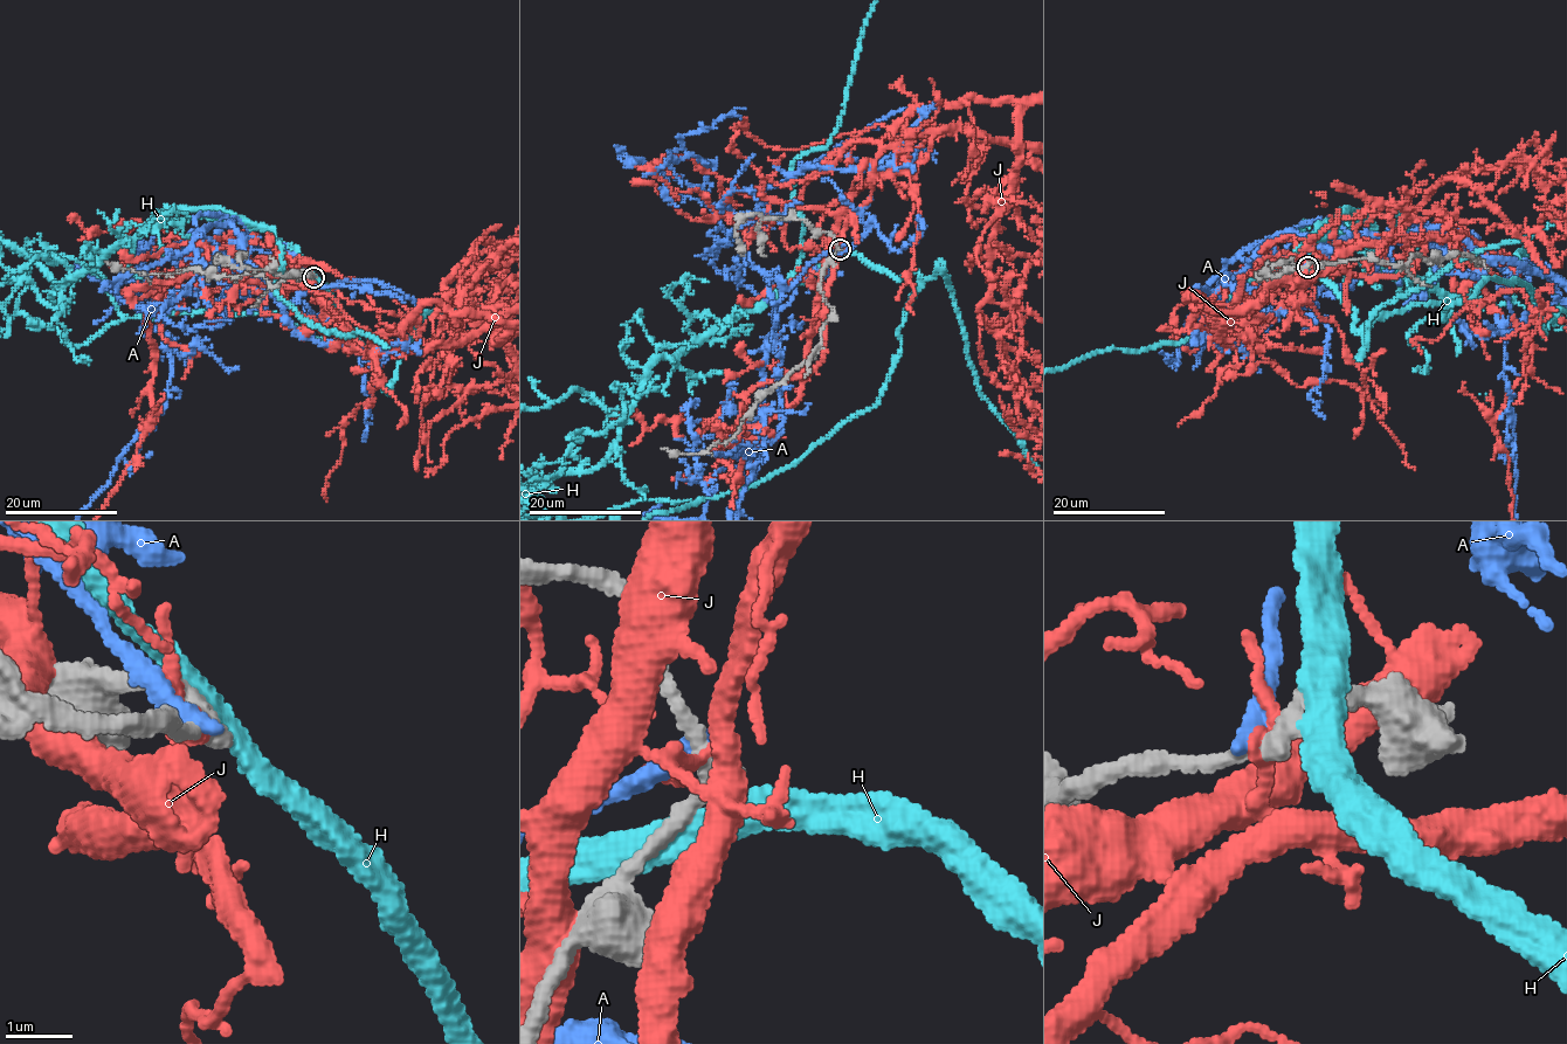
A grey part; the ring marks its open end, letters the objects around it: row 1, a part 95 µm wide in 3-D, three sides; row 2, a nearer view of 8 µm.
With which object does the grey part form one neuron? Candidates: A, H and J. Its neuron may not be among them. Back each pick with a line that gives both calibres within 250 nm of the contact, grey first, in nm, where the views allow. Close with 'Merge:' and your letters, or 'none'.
Merge: none

